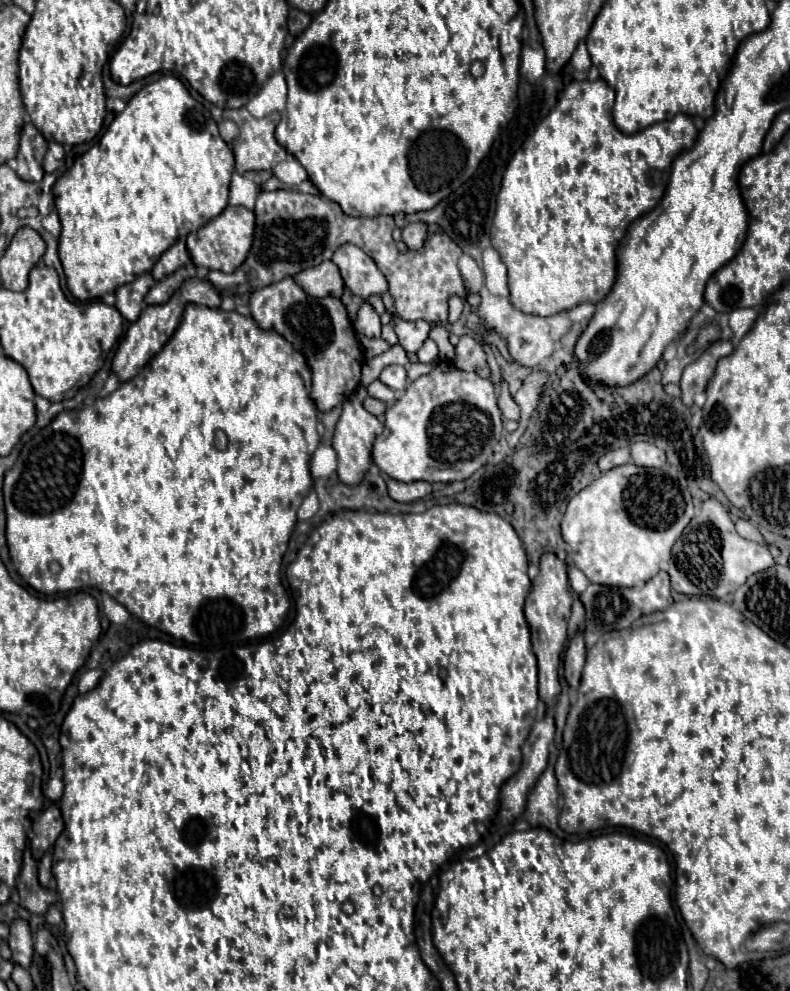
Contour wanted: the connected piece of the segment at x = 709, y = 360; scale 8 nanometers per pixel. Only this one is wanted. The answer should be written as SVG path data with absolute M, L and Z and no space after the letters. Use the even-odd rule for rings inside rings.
M713 342L703 354L701 358L697 358L693 364L689 364L685 370L683 370L683 378L681 378L681 400L685 406L691 406L693 404L693 396L697 392L705 392L709 380L713 378L715 374L715 366L719 362L719 358L727 356L733 352L733 344L731 342Z

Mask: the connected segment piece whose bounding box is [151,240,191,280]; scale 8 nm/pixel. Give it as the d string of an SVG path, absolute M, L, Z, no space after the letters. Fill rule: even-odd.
M177 240L167 252L163 252L163 256L157 260L157 264L153 266L153 276L155 280L161 280L165 276L169 276L171 272L175 272L177 268L185 266L191 262L191 256L189 256L189 250L185 246L183 240Z

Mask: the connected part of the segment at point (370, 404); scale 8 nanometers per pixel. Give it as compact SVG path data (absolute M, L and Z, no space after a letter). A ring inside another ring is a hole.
M365 398L365 402L363 402L363 406L371 412L371 414L375 414L377 418L383 418L383 414L385 414L385 410L387 410L387 404L385 402L381 402L381 400L377 400L377 398Z

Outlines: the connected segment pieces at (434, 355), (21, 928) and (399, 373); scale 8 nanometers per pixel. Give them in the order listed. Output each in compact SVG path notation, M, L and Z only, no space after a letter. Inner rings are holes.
M427 340L423 344L423 348L417 352L417 356L419 356L419 362L423 362L423 364L435 364L439 360L437 344L433 340Z
M17 918L9 924L9 948L13 952L13 962L27 968L33 958L33 936L27 920Z
M395 364L387 366L381 372L379 380L383 384L387 384L389 388L393 388L393 390L405 390L407 388L407 374L405 374L405 368L403 366L395 366Z

